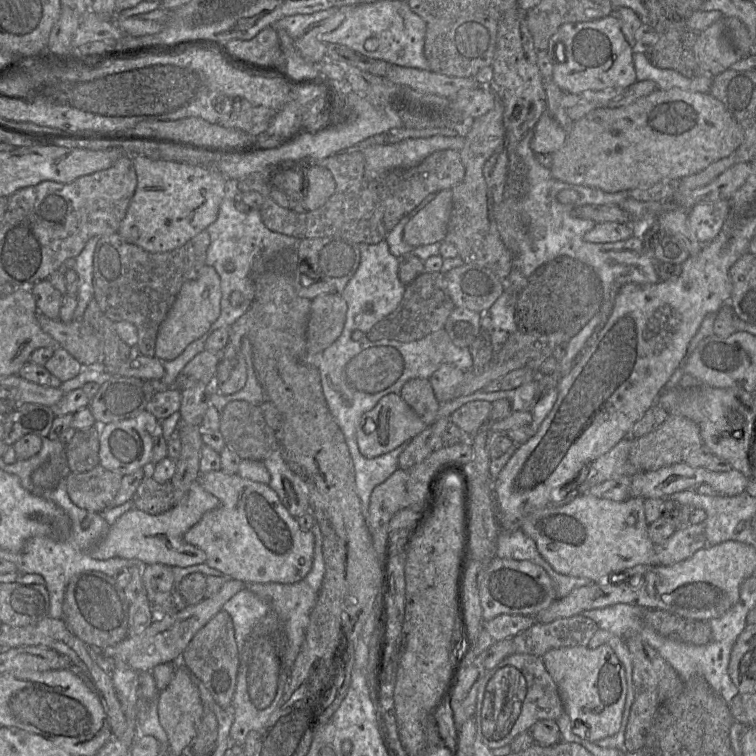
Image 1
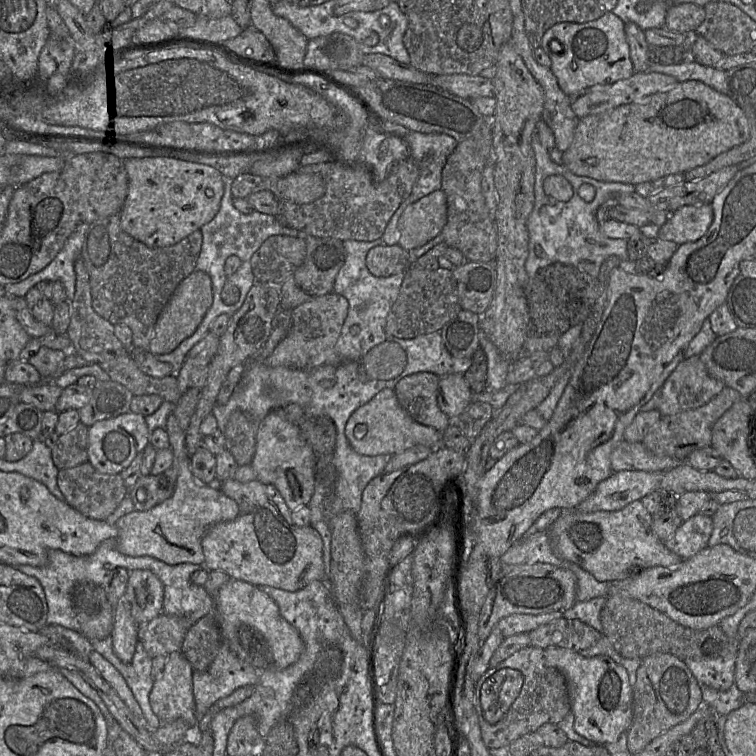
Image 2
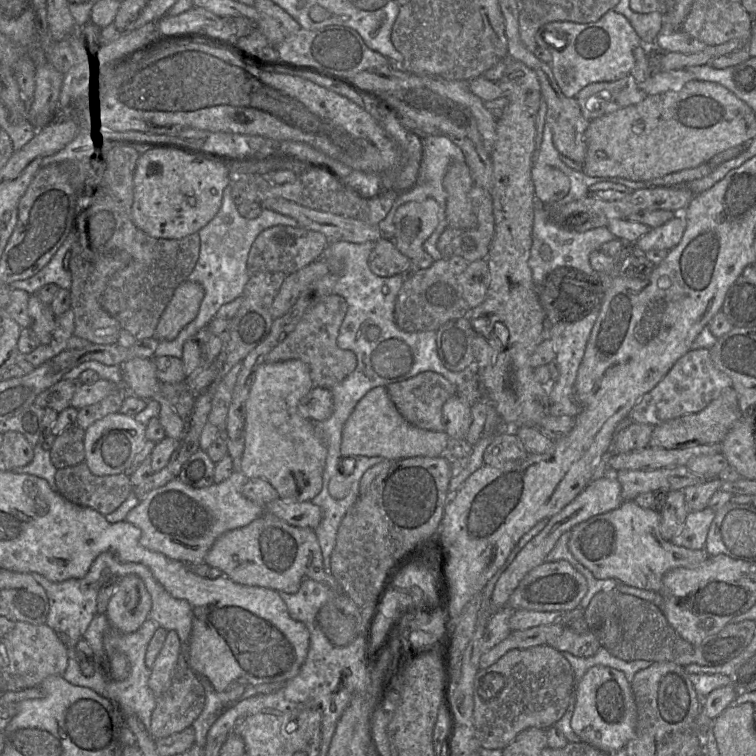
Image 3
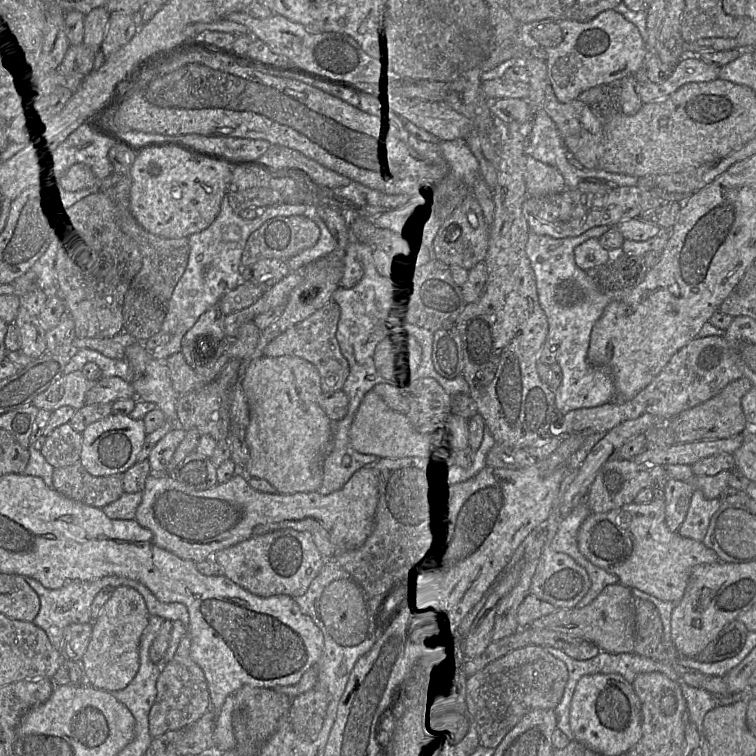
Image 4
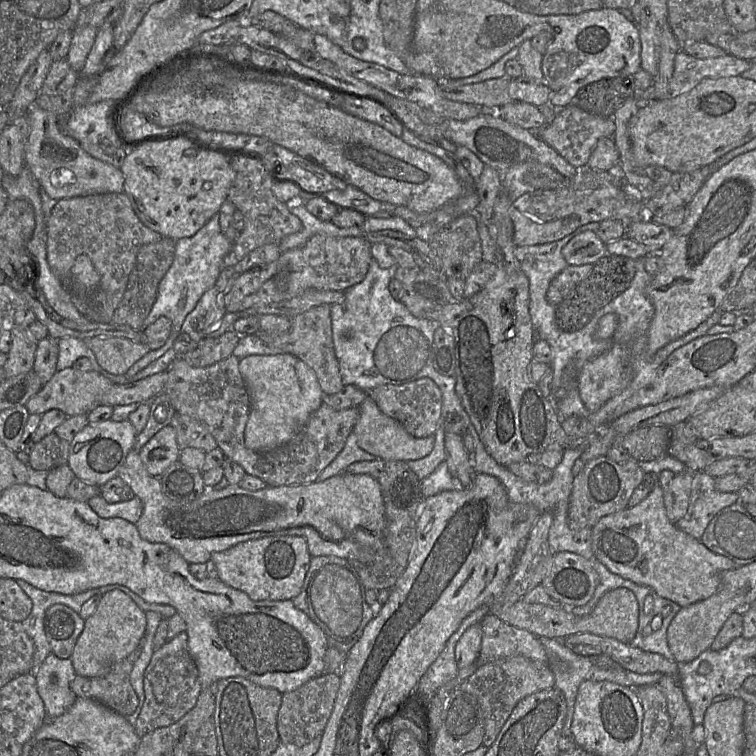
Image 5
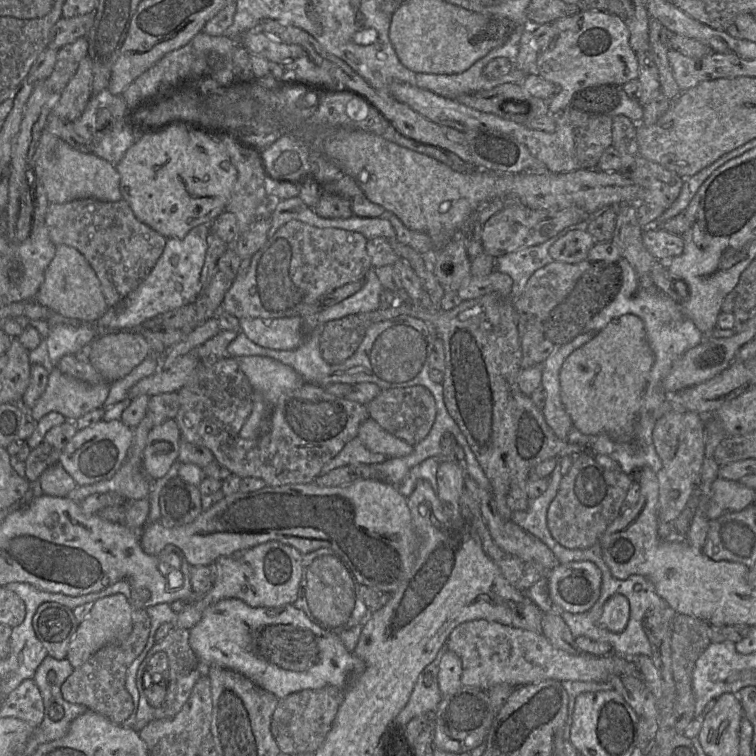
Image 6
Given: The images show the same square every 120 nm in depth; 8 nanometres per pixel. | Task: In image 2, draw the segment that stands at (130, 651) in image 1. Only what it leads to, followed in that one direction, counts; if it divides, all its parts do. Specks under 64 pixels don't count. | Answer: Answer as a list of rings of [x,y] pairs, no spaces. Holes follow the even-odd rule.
[[[159,614],[140,629],[140,642],[149,657],[168,656],[181,651],[184,637],[191,623],[179,616]]]

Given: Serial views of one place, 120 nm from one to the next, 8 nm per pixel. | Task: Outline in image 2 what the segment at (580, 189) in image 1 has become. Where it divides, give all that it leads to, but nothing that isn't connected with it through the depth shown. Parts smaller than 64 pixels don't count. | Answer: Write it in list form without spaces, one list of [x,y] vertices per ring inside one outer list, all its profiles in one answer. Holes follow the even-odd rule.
[[[536,131],[533,136],[533,151],[535,155],[535,201],[527,220],[529,246],[525,269],[528,277],[533,278],[540,269],[556,262],[573,265],[593,277],[598,277],[601,265],[612,256],[619,258],[621,262],[633,264],[629,261],[627,240],[606,237],[601,232],[601,224],[597,220],[596,213],[601,205],[613,202],[617,196],[634,192],[635,186],[626,183],[603,182],[573,174],[563,164],[559,165],[552,161],[550,151],[541,144]],[[551,175],[563,176],[571,184],[574,194],[569,201],[551,202],[551,198],[544,192],[543,181]],[[583,184],[592,185],[596,189],[595,198],[591,202],[585,201],[578,194]]]

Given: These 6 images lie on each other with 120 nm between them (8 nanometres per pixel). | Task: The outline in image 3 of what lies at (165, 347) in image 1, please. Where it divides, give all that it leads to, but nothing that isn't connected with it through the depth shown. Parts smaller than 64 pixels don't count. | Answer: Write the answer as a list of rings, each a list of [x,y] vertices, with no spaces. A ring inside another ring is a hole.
[[[183,281],[175,290],[164,310],[154,337],[158,341],[172,341],[194,320],[204,297],[204,288],[197,282]]]

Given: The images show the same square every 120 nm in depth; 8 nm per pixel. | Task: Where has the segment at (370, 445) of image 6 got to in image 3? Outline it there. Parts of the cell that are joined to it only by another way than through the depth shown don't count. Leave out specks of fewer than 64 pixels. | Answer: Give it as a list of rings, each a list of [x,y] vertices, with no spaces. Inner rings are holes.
[[[383,386],[370,390],[357,404],[342,432],[341,454],[348,456],[383,457],[386,460],[425,456],[439,457],[446,453],[449,435],[430,431],[409,423],[397,410]]]

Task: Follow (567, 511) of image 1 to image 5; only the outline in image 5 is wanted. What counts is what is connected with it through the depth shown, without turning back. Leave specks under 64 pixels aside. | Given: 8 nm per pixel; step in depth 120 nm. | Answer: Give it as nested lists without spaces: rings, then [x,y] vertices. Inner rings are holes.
[[[660,484],[638,505],[602,517],[592,528],[592,549],[610,572],[650,587],[681,608],[713,595],[721,574],[735,567],[732,560],[710,551],[669,521]]]

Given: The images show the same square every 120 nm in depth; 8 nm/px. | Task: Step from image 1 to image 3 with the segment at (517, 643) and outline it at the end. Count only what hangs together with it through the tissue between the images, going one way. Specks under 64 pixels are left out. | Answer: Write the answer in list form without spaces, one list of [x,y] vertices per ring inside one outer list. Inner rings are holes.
[[[564,626],[563,632],[549,645],[558,651],[566,651],[577,657],[592,656],[601,647],[592,631],[577,632],[568,626]]]

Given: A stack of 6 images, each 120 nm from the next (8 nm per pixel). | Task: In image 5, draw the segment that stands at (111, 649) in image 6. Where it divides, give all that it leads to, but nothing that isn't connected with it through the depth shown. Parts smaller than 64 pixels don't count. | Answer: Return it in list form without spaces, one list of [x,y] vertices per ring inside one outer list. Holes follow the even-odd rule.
[[[140,645],[125,659],[114,664],[103,676],[77,675],[70,684],[71,690],[77,697],[94,699],[124,717],[130,716],[138,705],[130,675],[141,650]]]

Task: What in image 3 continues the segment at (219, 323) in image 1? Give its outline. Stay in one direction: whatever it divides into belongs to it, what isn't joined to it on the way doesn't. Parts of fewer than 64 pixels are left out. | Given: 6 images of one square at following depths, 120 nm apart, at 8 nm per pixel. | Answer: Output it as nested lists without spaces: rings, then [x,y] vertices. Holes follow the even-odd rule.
[[[231,182],[224,189],[222,205],[215,217],[197,233],[200,238],[200,251],[197,263],[187,280],[197,282],[204,288],[204,297],[199,312],[194,320],[187,324],[172,341],[158,341],[158,347],[153,358],[172,356],[182,358],[184,343],[195,336],[201,329],[216,317],[219,308],[243,295],[249,280],[247,259],[251,246],[257,236],[264,230],[277,225],[298,227],[298,222],[289,217],[269,209],[262,209],[255,219],[246,219],[238,211],[231,191]]]

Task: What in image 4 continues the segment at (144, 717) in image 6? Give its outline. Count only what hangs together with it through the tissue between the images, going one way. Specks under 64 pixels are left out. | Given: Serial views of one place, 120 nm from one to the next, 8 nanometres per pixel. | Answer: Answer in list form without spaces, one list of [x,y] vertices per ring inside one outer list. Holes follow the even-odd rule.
[[[187,633],[180,640],[172,659],[161,664],[156,682],[157,694],[149,712],[149,733],[153,738],[168,731],[189,727],[210,709],[207,682],[202,671],[190,658],[189,648],[190,636]]]

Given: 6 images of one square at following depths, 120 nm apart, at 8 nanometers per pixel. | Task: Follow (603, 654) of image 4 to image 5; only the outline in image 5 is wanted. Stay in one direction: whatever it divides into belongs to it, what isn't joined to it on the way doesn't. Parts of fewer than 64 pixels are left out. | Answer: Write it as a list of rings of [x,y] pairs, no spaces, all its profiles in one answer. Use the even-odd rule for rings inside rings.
[[[549,637],[539,638],[548,656],[548,666],[555,675],[555,687],[561,690],[567,704],[567,715],[562,728],[563,736],[573,737],[571,732],[571,725],[574,715],[574,707],[576,703],[578,688],[583,681],[608,681],[635,689],[644,685],[656,685],[658,680],[663,676],[662,673],[639,674],[626,669],[601,668],[594,664],[589,657],[576,654],[563,642],[563,639],[555,639]]]

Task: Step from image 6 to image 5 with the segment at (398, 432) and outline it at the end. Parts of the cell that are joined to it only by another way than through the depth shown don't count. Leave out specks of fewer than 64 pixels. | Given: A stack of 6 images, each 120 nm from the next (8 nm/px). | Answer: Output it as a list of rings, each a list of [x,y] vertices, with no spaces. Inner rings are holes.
[[[428,377],[403,385],[381,385],[369,394],[385,415],[397,420],[413,437],[434,435],[442,422],[442,393],[438,385]]]

